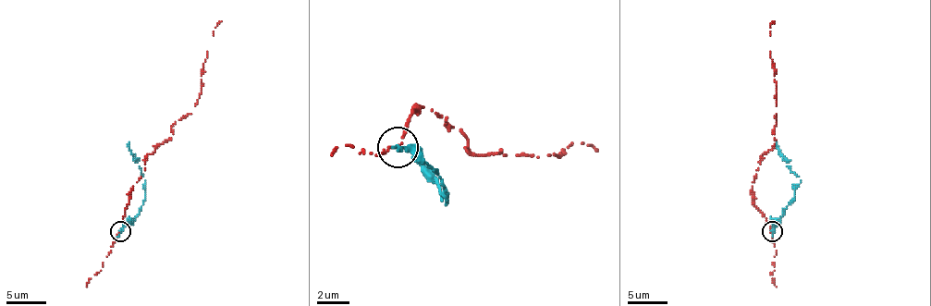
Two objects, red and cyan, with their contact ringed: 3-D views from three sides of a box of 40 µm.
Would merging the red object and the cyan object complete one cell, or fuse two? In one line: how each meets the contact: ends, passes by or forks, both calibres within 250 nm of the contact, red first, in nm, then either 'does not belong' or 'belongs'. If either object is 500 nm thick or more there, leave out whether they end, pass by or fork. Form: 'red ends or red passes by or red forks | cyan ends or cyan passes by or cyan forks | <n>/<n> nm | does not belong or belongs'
red ends | cyan ends | 190/320 nm | does not belong

